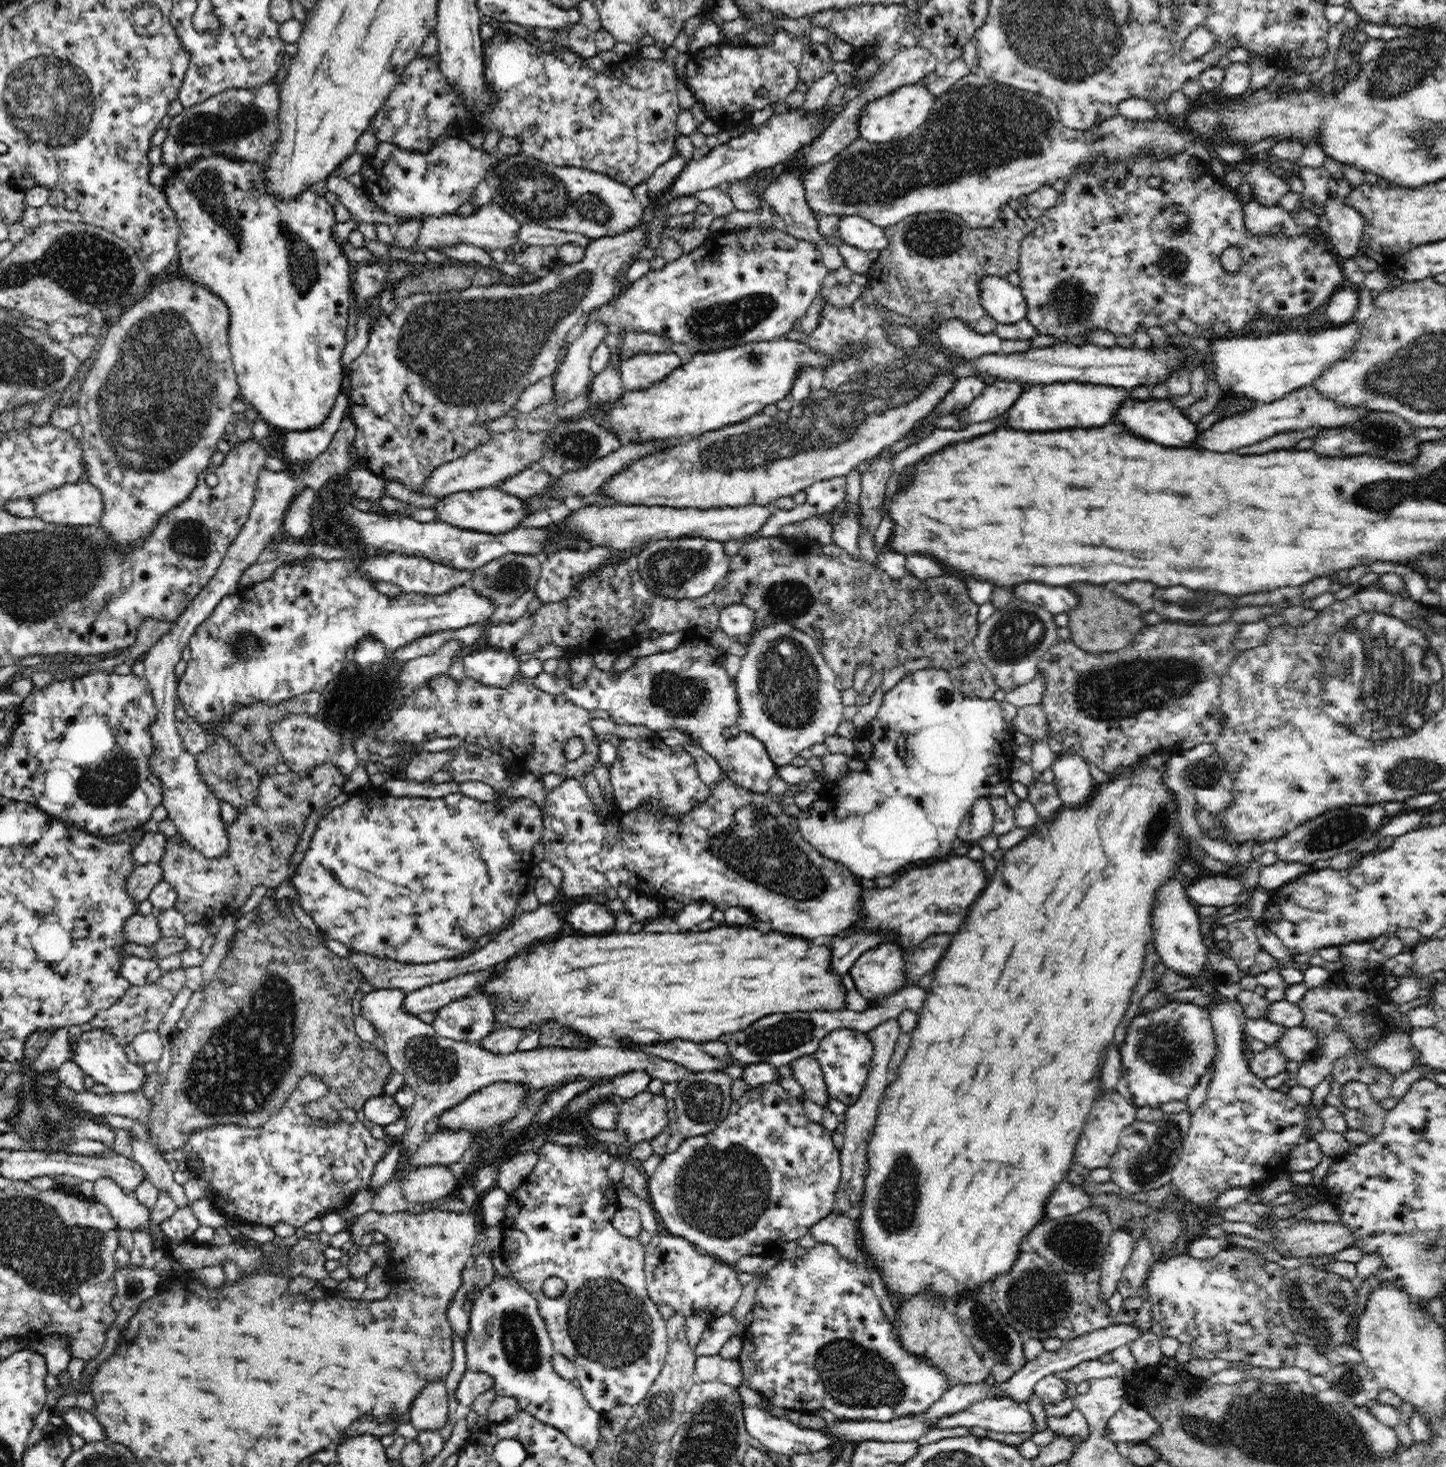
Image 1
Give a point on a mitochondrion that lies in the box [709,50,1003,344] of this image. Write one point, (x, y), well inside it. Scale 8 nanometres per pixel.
(932, 238)

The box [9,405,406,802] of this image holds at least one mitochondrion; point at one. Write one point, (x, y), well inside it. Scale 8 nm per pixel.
(189, 539)

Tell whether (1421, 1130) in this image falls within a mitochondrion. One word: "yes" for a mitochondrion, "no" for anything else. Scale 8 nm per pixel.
no

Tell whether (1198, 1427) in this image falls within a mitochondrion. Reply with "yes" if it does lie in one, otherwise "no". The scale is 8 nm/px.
yes

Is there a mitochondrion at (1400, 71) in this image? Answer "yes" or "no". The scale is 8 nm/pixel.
yes

